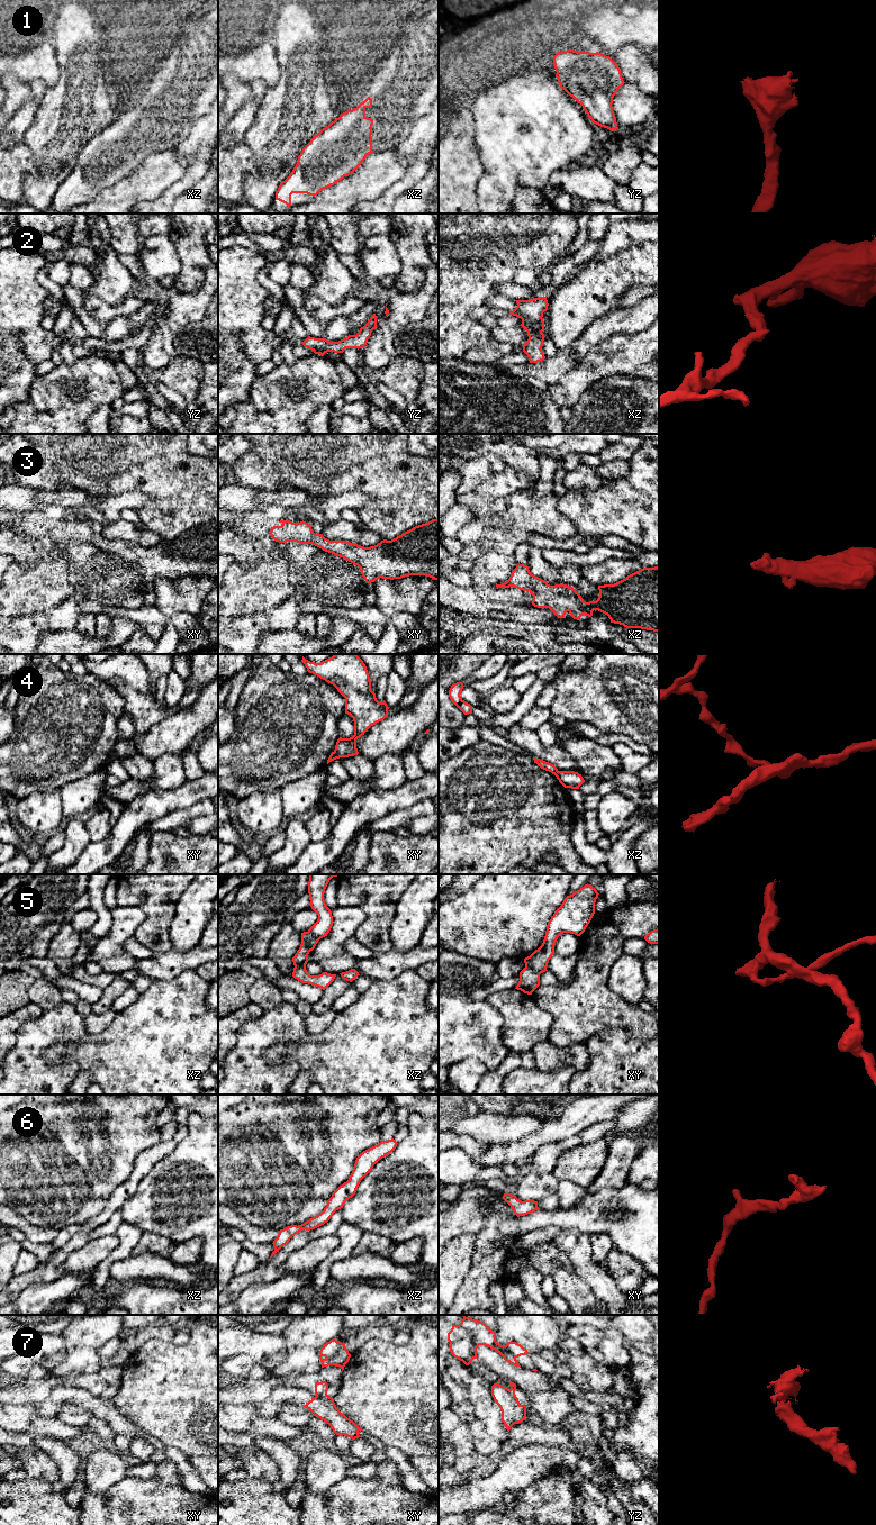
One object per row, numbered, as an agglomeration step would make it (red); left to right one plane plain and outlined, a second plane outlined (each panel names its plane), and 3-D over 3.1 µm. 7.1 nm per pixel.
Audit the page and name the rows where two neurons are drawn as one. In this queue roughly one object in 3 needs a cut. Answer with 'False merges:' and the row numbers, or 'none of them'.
False merges: 4, 5, 7

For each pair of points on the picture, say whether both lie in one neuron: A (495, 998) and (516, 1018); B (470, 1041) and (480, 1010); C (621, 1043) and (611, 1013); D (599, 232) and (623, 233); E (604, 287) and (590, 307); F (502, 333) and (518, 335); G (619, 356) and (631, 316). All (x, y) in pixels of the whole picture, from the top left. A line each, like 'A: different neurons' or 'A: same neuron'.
A: same neuron
B: same neuron
C: different neurons
D: different neurons
E: same neuron
F: same neuron
G: different neurons

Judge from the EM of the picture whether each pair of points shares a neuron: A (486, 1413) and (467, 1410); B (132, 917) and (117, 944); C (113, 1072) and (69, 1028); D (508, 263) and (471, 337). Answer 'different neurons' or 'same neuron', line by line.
A: different neurons
B: same neuron
C: different neurons
D: same neuron

